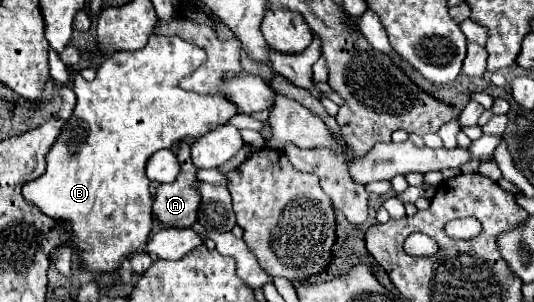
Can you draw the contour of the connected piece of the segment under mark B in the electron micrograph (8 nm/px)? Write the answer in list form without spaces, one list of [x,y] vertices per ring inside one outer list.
[[[152,34],[144,50],[120,50],[112,54],[100,66],[96,80],[92,82],[86,82],[79,71],[72,71],[74,92],[78,96],[76,108],[48,150],[46,172],[22,188],[24,198],[38,206],[46,216],[70,224],[68,242],[74,250],[78,250],[80,266],[88,272],[110,274],[108,286],[120,282],[116,272],[120,270],[122,262],[146,244],[152,230],[152,194],[148,190],[150,180],[144,174],[146,160],[156,150],[172,148],[174,142],[180,142],[186,136],[204,136],[212,130],[212,126],[222,126],[234,114],[238,114],[236,106],[222,94],[200,96],[196,92],[184,92],[178,86],[178,82],[184,76],[190,76],[204,60],[206,52],[202,48],[196,48],[178,36]]]

